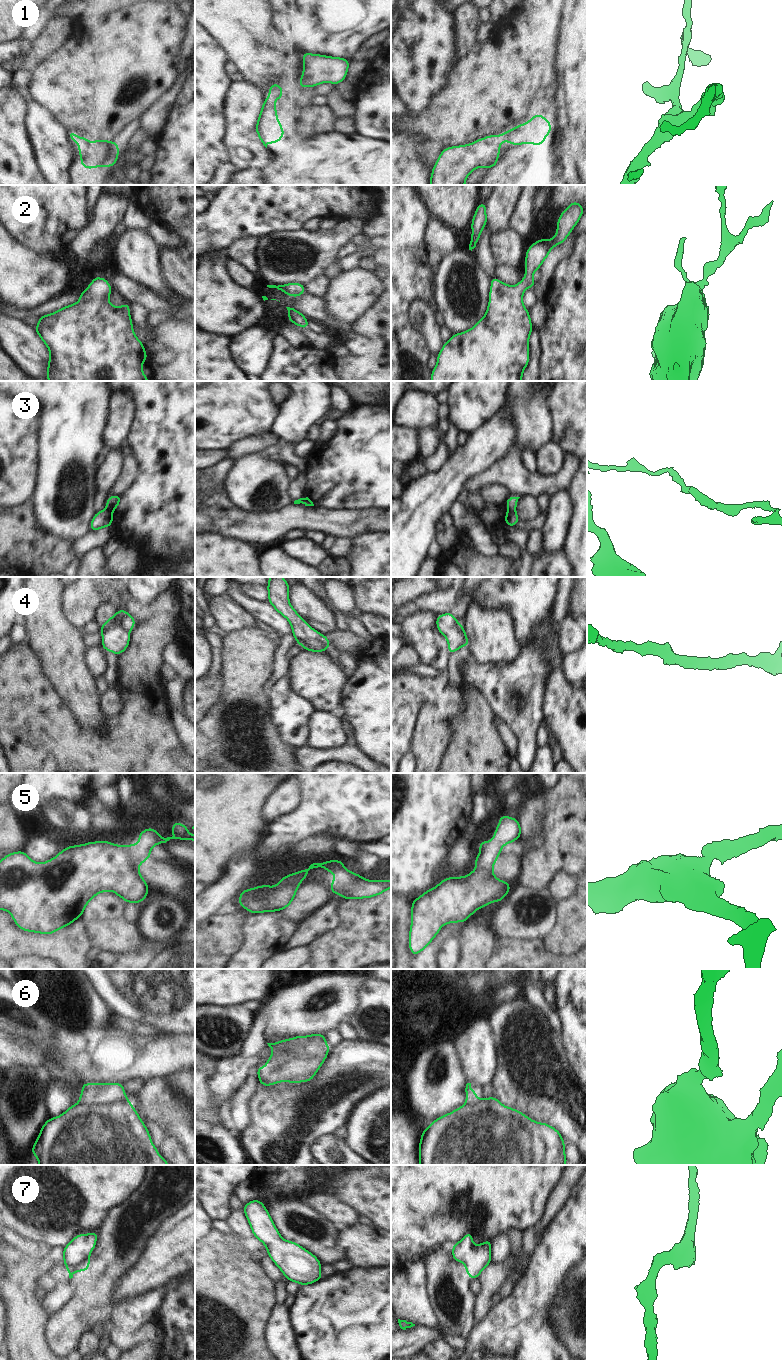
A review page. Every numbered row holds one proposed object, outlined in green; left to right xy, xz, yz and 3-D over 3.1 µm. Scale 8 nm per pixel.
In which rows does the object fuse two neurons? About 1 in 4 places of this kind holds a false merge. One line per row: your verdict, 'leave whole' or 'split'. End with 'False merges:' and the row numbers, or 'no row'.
1: leave whole
2: leave whole
3: split
4: leave whole
5: leave whole
6: split
7: leave whole
False merges: 3, 6

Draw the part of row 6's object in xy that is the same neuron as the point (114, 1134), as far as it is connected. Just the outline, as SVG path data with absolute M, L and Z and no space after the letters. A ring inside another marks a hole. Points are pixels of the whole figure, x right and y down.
M129 1101L113 1103L110 1105L85 1105L74 1104L58 1117L49 1118L42 1126L37 1140L31 1149L32 1154L37 1158L39 1165L170 1165L158 1153L153 1145L149 1131L132 1103Z

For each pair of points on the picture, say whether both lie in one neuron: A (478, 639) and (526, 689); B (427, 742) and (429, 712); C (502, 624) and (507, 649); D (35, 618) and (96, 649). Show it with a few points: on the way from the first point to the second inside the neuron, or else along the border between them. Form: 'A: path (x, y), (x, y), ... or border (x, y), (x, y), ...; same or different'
A: border (520, 649), (517, 656), (508, 662), (477, 663); different
B: path (429, 735), (429, 719); same
C: path (502, 630), (502, 643); same
D: border (83, 633), (84, 663), (87, 666); different

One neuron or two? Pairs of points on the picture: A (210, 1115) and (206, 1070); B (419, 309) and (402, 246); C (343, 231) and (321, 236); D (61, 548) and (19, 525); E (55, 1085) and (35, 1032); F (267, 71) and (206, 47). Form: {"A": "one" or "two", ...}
{"A": "one", "B": "two", "C": "one", "D": "one", "E": "two", "F": "two"}

